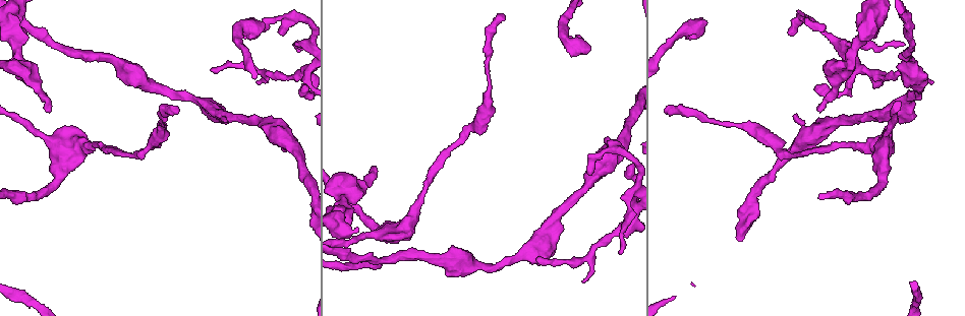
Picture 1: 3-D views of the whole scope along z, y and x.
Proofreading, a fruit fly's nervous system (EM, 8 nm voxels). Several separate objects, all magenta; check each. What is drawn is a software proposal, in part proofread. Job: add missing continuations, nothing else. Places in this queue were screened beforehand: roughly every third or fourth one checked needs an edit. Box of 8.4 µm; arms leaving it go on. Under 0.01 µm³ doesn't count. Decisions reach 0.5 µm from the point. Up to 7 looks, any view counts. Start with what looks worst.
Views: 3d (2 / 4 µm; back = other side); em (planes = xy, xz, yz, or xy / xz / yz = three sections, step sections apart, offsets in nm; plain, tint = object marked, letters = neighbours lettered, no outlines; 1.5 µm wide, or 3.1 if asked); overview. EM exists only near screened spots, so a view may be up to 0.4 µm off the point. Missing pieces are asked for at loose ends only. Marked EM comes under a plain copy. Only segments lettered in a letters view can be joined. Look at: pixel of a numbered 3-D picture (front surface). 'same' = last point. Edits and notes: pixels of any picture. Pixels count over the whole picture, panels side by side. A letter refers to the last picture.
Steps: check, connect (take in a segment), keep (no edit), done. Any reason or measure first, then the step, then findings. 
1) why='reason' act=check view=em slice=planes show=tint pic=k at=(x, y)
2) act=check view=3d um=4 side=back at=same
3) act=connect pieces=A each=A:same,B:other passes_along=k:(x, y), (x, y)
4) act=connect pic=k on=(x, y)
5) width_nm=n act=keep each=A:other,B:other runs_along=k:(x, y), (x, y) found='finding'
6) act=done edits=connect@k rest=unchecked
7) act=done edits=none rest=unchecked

why='free end' act=check view=3d um=4 pic=1 at=(590, 175)

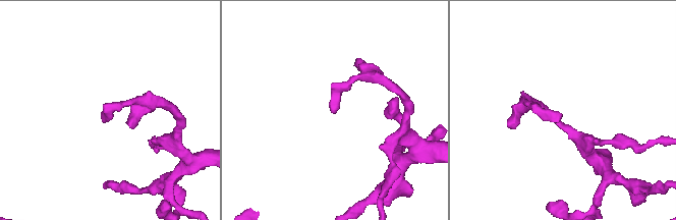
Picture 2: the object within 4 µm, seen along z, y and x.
why='need the tissue' act=check view=em slice=yz step=4 show=letters pic=2 at=(103, 115)

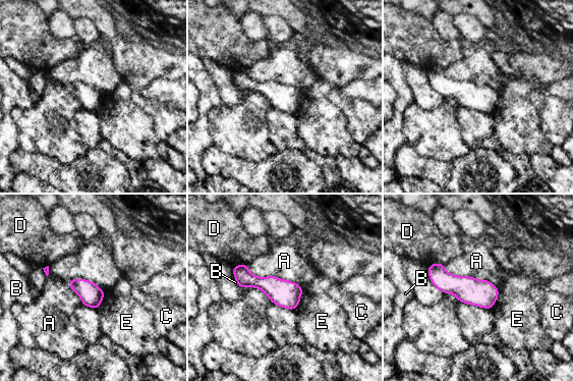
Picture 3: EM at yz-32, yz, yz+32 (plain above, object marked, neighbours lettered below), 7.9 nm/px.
act=keep each=A:other,B:other,C:other,D:other,E:other found='no lettered segment goes on from it'

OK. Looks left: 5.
why='branch stops here' act=check view=em slice=planes show=tint pic=1 at=(505, 19)

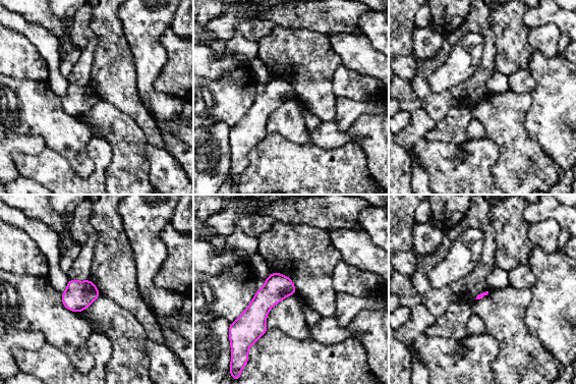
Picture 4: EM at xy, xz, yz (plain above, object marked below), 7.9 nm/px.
why='what lies round it' act=check view=em slice=planes show=letters at=same

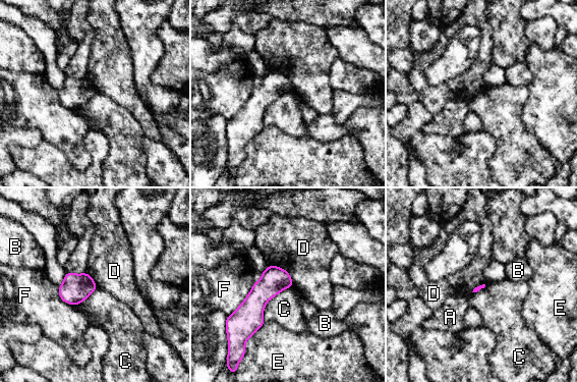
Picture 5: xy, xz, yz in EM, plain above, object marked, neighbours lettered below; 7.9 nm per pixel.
act=keep each=A:other,B:other,C:other,D:other,E:other,F:other border=5:(281, 268), (290, 276), (293, 285) found='none of them fits'

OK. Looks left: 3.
why='branch stops here' act=check view=em slice=yz step=8 show=letters pic=1 at=(372, 167)

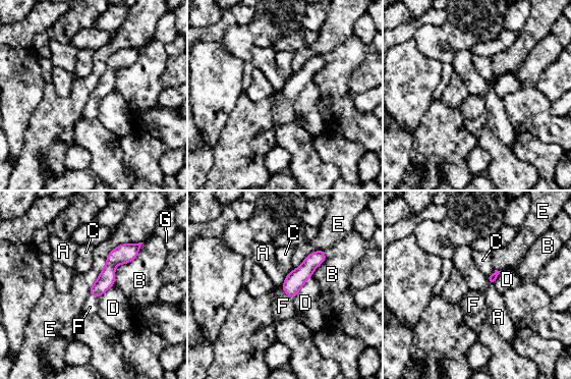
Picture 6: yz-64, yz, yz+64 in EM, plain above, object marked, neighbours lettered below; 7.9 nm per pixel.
width_nm=140 act=connect pieces=F each=A:other,B:other,C:other,D:other,E:other,F:same,G:other passes_along=6:(296, 278), (286, 293), (283, 306) found='the cell continues'

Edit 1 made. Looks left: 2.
act=done edits=connect@6 rest=unchecked

